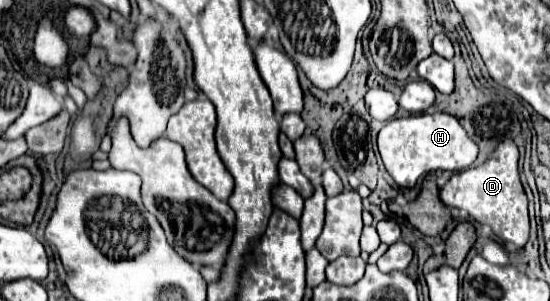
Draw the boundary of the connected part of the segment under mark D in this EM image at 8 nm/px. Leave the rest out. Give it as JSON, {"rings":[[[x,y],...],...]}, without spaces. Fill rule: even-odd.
{"rings":[[[512,139],[502,141],[494,155],[480,167],[470,167],[452,175],[452,179],[440,189],[440,199],[446,207],[464,209],[478,223],[490,225],[500,241],[514,243],[516,247],[526,245],[530,233],[528,199],[518,175],[518,147]]]}

